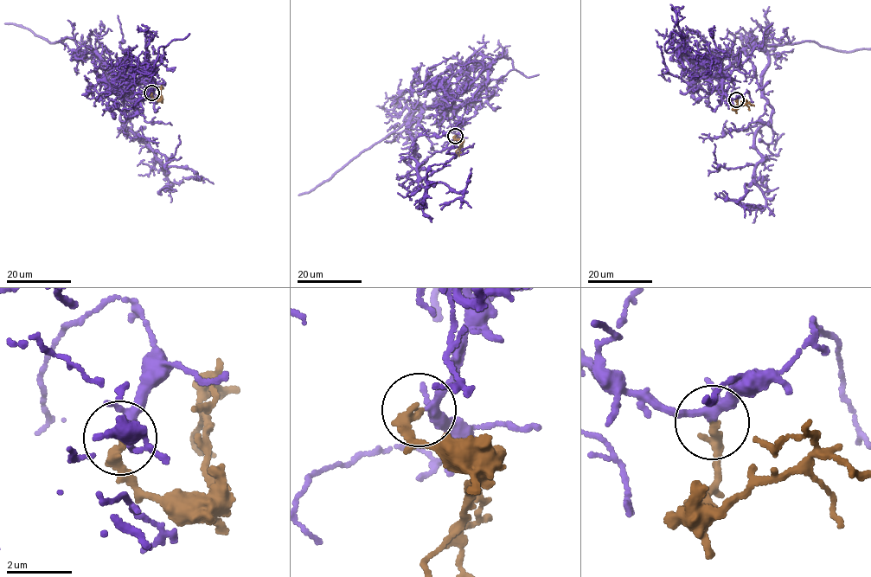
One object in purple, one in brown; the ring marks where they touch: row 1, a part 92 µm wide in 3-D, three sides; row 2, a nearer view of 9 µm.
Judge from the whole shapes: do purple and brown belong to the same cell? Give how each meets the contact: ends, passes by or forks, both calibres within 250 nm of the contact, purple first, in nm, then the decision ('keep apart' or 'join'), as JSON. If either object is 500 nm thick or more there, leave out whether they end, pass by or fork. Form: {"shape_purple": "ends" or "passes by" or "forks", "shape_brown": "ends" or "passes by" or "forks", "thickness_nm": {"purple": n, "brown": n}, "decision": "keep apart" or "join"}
{"shape_purple": "forks", "shape_brown": "ends", "thickness_nm": {"purple": 200, "brown": 280}, "decision": "keep apart"}

